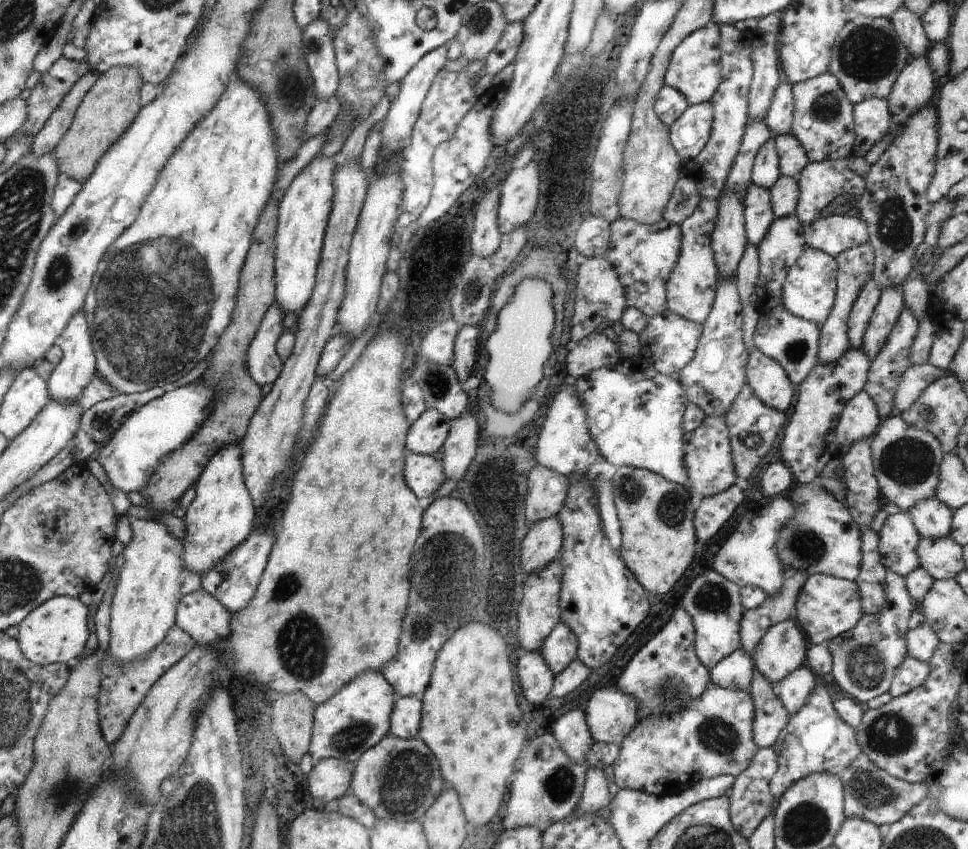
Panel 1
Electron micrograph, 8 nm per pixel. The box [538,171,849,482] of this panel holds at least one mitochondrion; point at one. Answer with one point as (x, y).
(794, 352)

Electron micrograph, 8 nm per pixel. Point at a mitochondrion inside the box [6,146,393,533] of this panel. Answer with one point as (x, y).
(165, 284)

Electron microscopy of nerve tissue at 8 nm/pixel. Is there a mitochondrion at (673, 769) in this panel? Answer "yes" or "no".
no

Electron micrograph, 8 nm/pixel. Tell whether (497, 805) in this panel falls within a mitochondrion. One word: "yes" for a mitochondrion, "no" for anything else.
no

